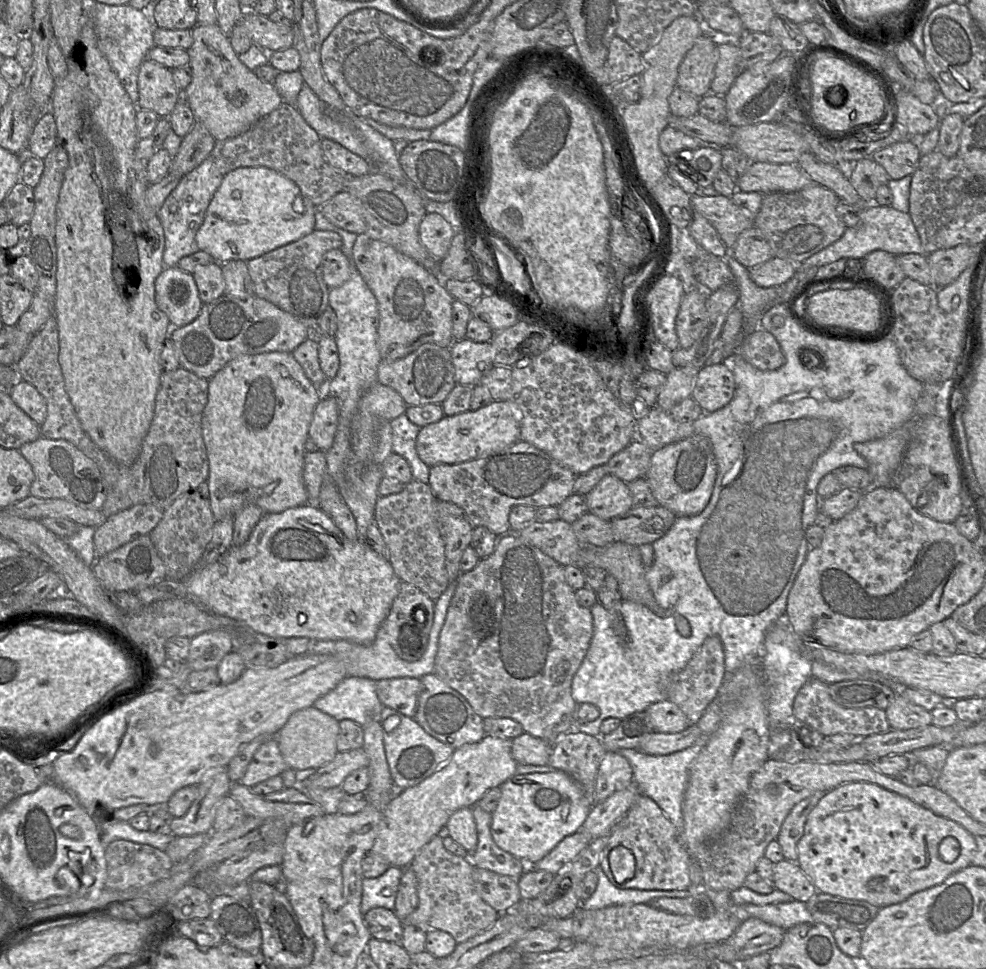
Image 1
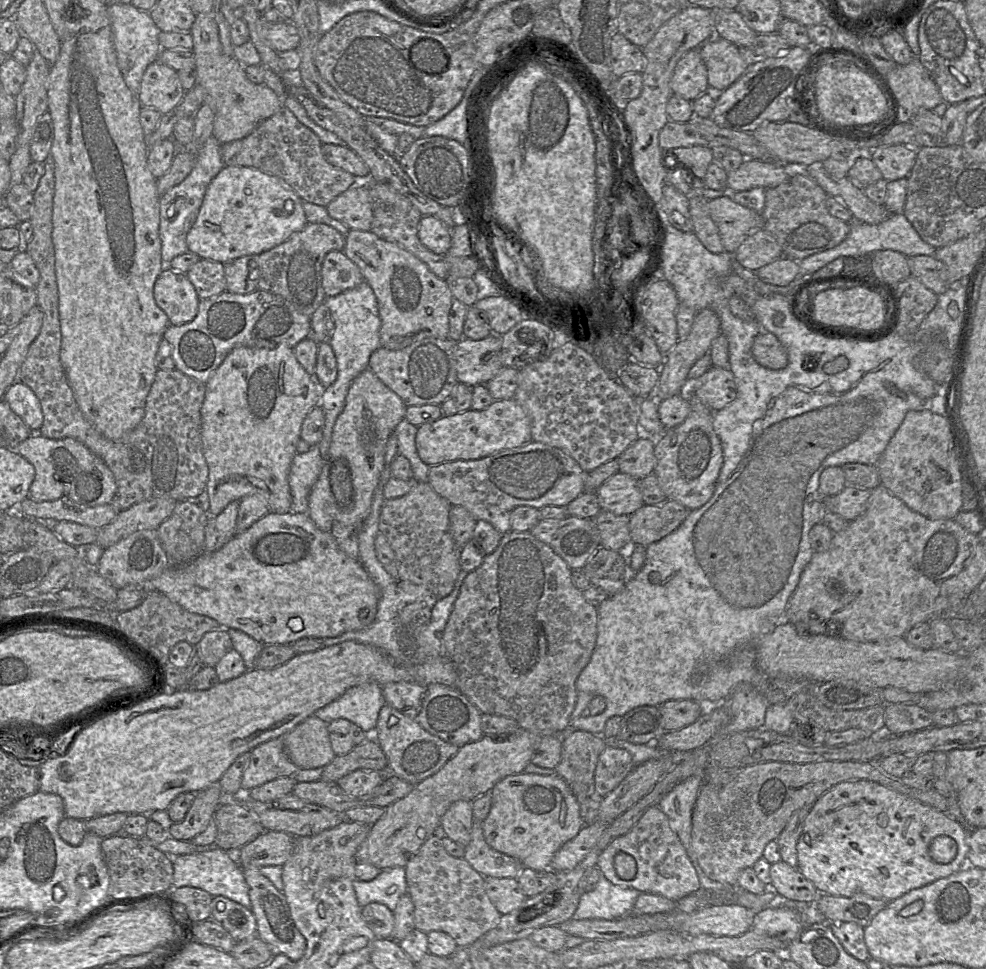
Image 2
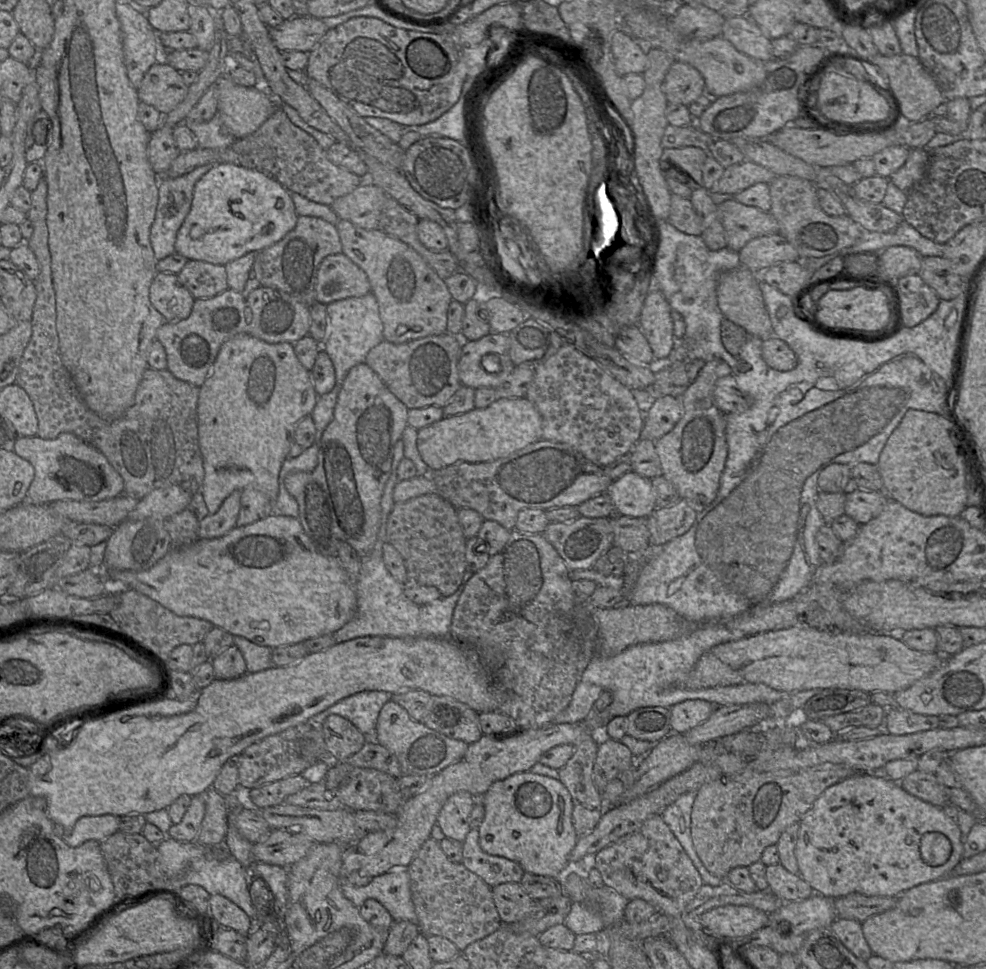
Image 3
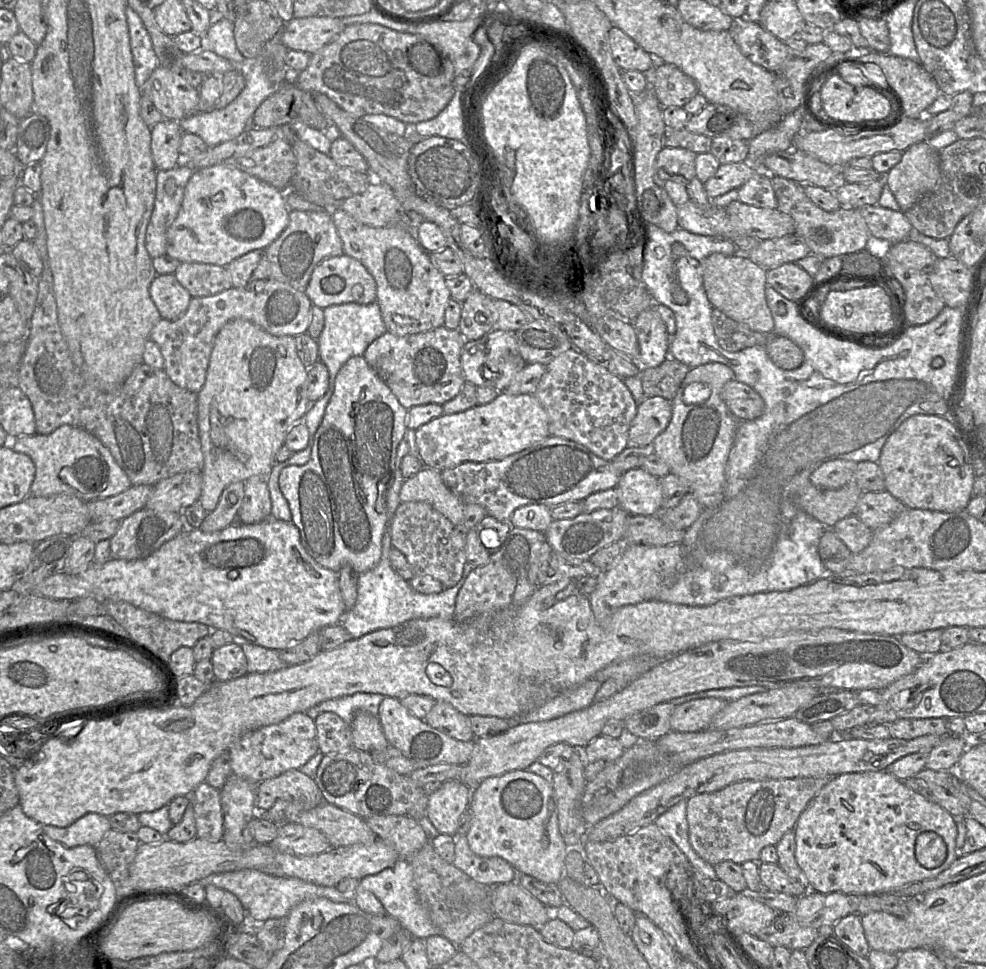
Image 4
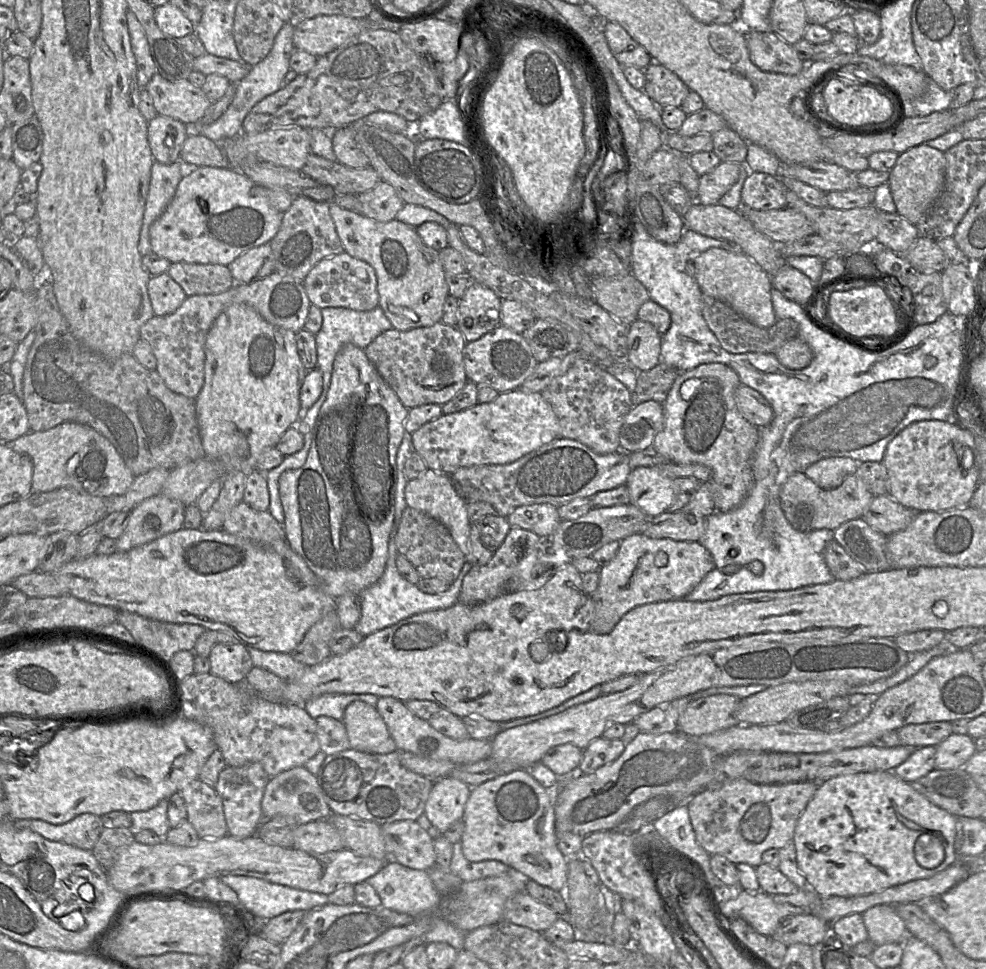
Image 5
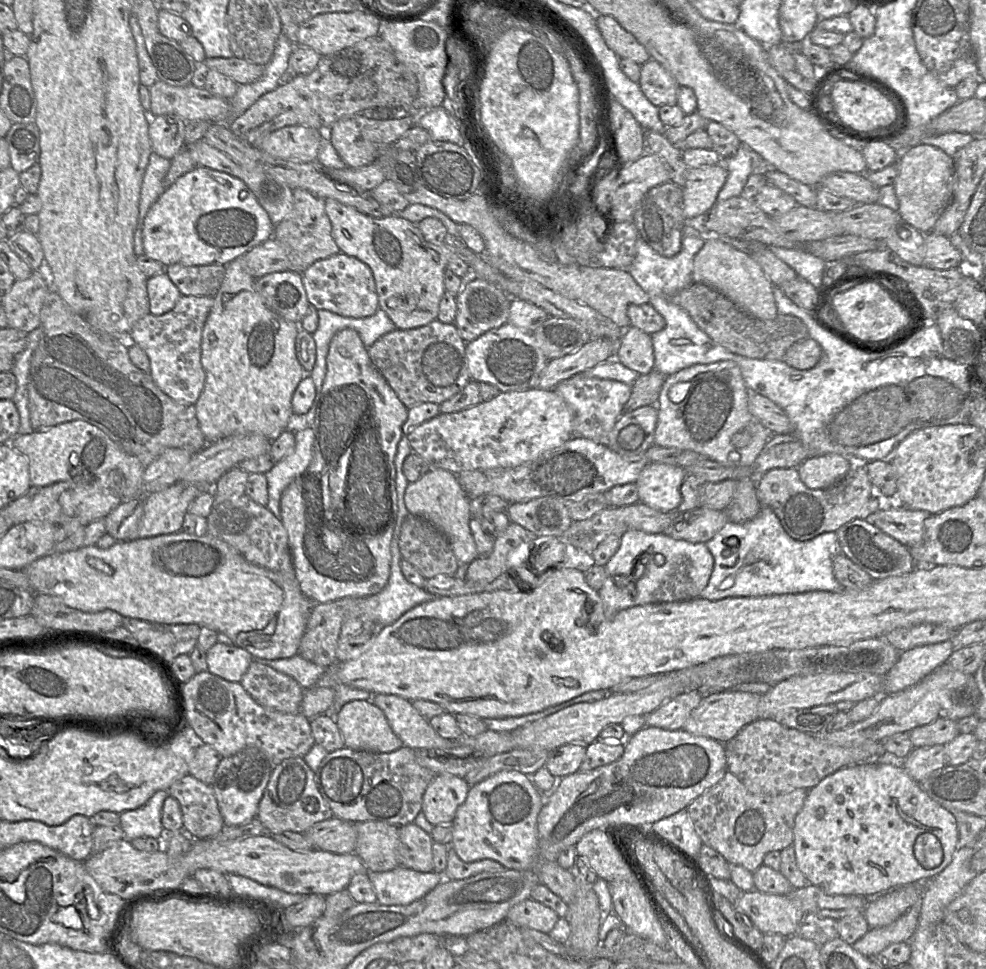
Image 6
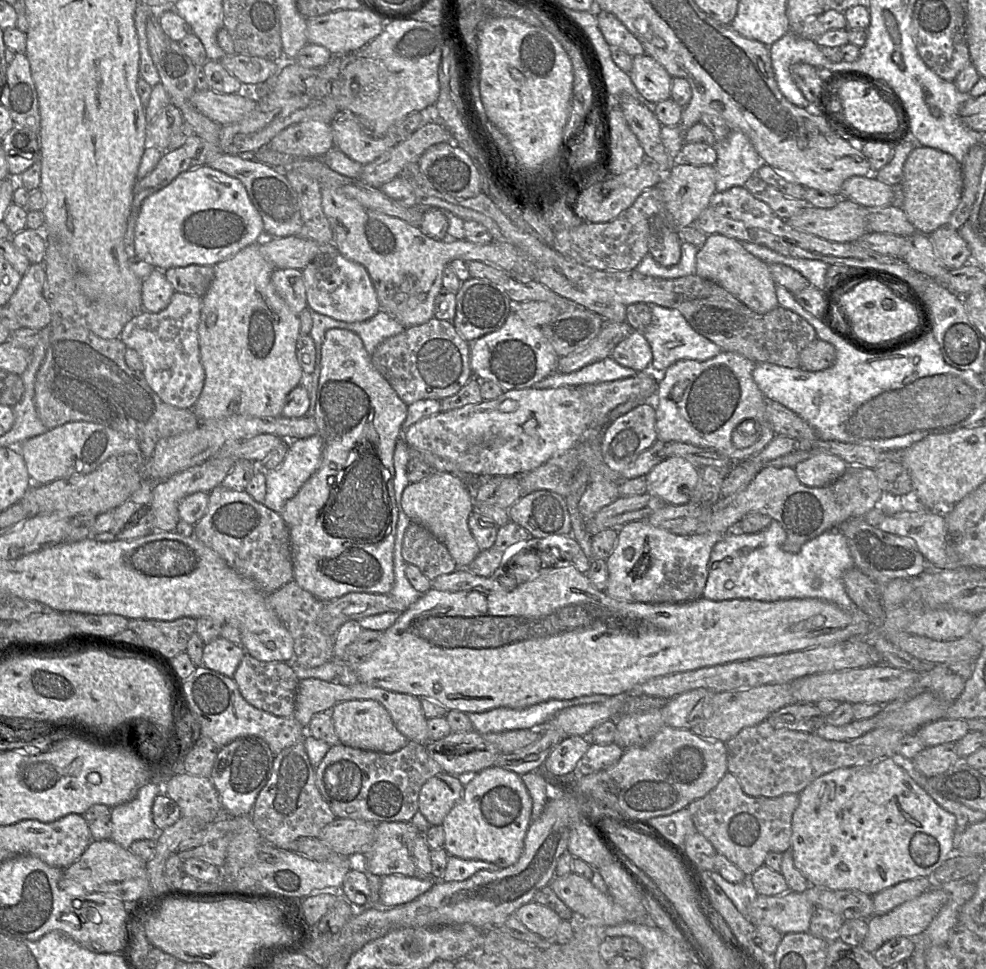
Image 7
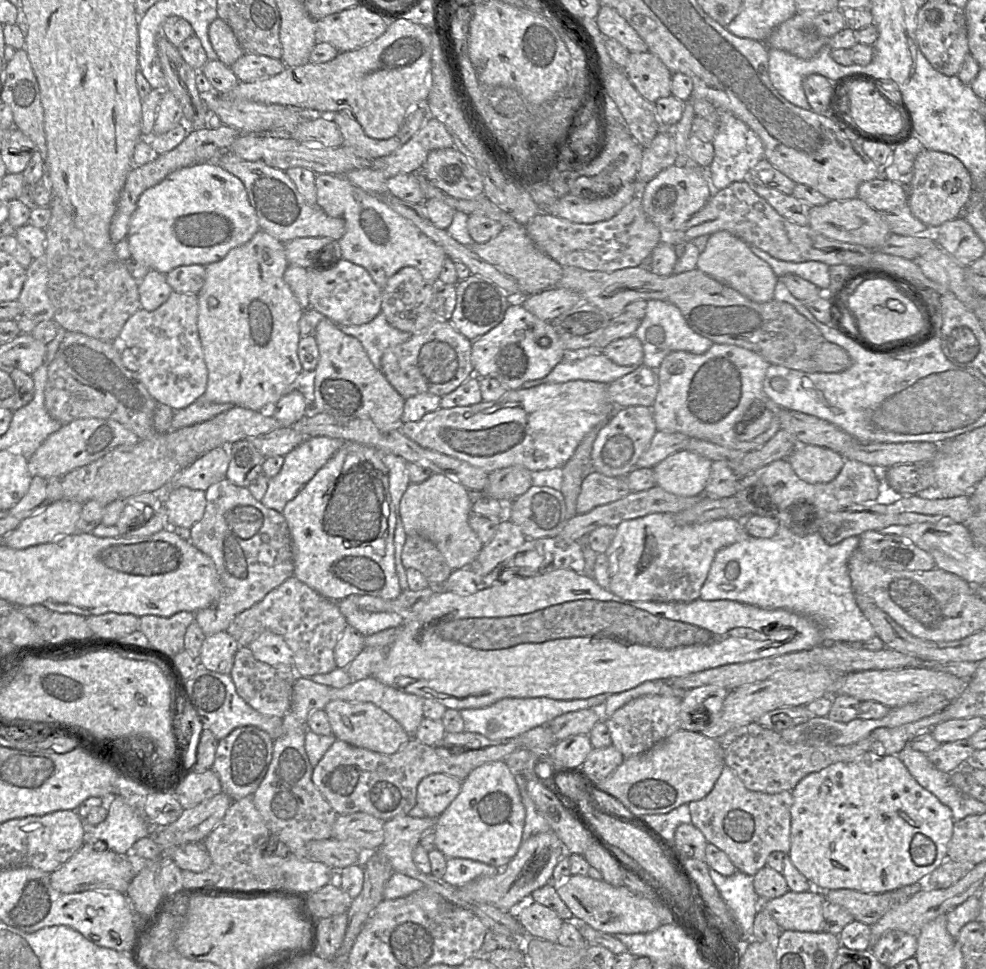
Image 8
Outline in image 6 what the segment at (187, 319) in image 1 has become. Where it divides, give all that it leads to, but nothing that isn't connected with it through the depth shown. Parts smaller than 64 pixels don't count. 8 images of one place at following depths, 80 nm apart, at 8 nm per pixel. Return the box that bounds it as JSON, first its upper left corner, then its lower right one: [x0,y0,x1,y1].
[146,272,181,315]

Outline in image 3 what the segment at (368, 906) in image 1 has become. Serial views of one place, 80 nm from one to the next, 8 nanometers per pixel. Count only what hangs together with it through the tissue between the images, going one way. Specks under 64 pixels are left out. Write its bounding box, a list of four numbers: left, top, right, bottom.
[341,866,418,924]

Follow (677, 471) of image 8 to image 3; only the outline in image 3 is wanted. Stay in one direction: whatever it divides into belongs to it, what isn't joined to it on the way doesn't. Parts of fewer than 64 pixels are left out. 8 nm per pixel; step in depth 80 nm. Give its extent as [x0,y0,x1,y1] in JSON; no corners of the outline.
[605,470,657,517]

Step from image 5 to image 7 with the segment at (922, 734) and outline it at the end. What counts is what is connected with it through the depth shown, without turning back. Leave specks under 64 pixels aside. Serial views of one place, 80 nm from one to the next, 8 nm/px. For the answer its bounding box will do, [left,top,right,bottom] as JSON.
[913,718,969,747]

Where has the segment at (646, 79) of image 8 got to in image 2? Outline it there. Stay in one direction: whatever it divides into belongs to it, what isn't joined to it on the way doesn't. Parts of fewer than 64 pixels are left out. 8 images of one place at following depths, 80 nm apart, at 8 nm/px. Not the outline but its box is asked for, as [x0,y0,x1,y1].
[670,48,708,101]

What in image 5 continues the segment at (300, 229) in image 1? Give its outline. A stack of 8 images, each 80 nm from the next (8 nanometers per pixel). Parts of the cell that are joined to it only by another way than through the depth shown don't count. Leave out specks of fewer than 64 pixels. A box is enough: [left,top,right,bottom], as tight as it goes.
[149,167,283,266]

